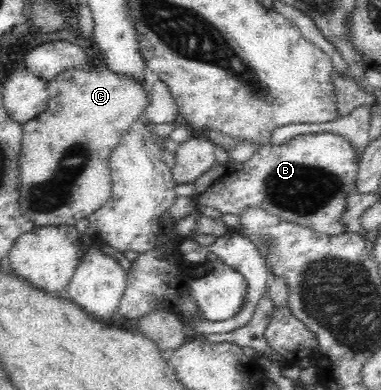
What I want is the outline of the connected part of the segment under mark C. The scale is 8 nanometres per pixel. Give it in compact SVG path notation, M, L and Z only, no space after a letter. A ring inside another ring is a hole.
M102 59L91 62L87 68L64 69L47 82L46 90L48 103L45 111L22 125L19 205L21 213L36 226L75 225L81 219L88 219L109 201L112 194L109 155L120 145L131 124L143 118L152 92L147 83L109 71Z

